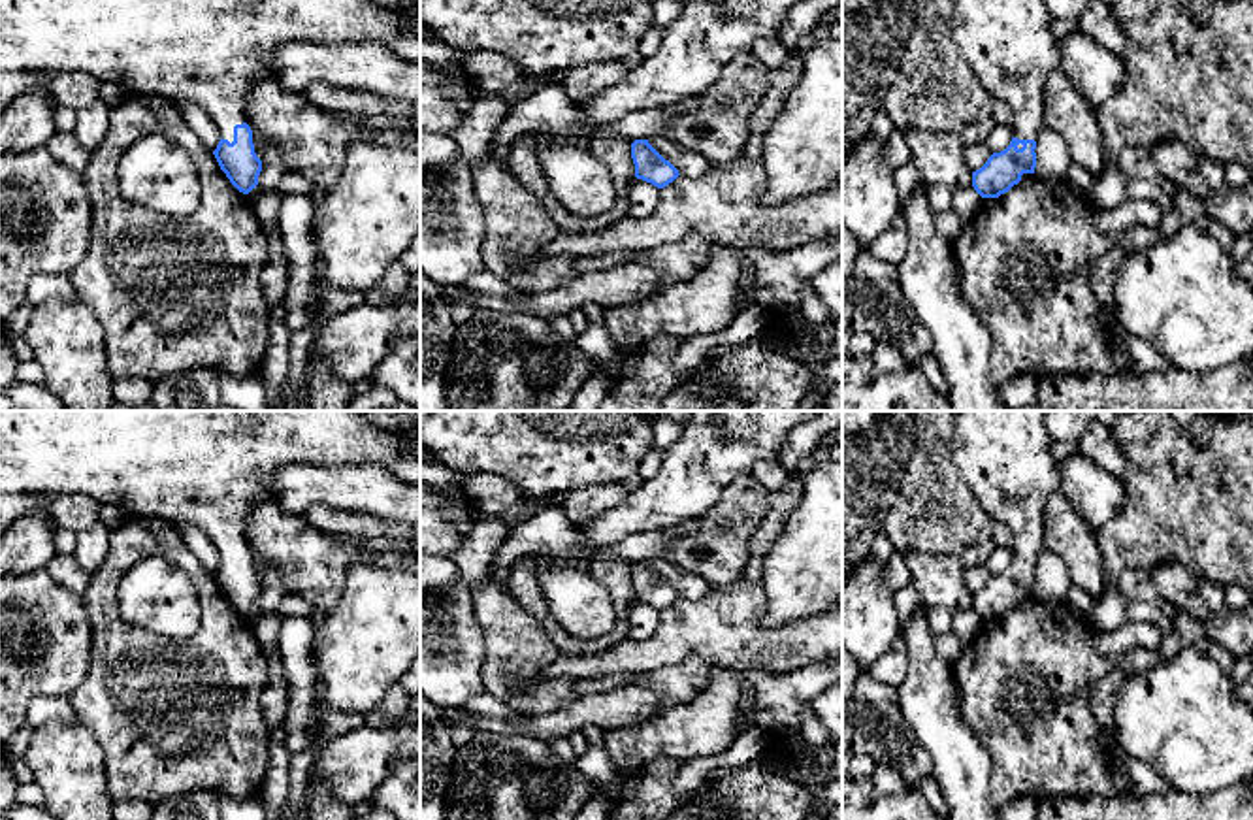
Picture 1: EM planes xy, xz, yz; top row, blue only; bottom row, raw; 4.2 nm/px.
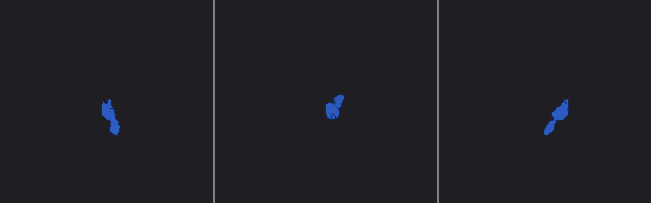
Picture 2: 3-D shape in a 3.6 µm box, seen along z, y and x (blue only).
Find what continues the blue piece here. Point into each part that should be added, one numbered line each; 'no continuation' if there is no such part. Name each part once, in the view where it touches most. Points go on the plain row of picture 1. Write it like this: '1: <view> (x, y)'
1: xy (210, 468)

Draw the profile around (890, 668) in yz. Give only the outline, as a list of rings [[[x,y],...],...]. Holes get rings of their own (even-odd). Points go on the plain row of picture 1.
[[[899,635],[889,648],[871,665],[869,675],[876,681],[901,686],[903,677],[906,673],[908,654],[904,639]]]

